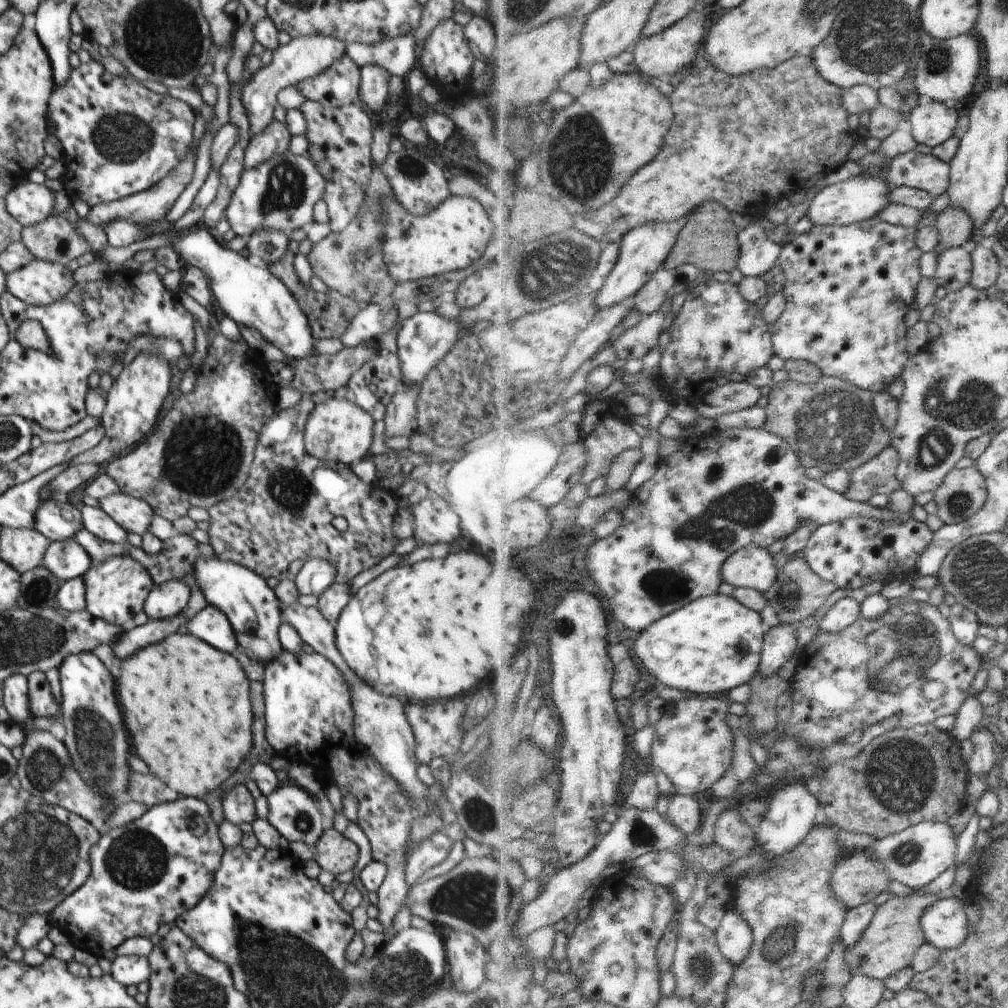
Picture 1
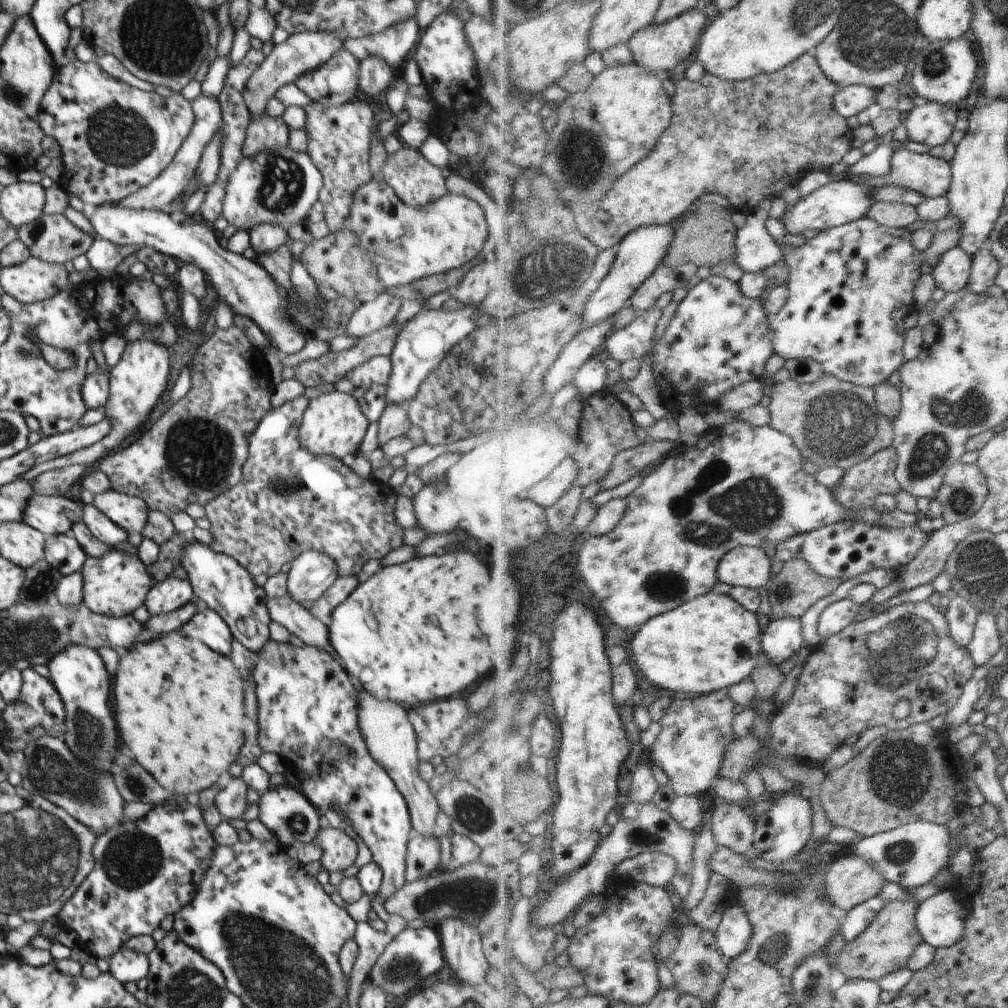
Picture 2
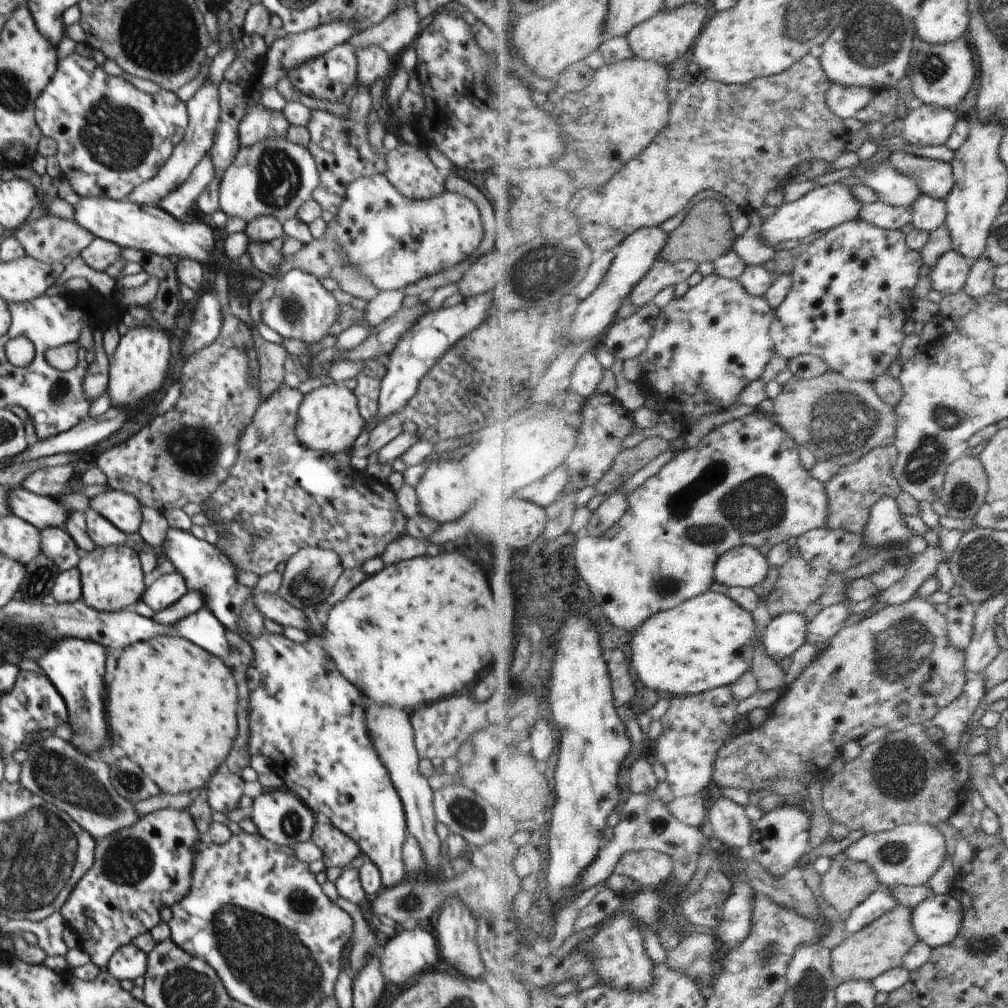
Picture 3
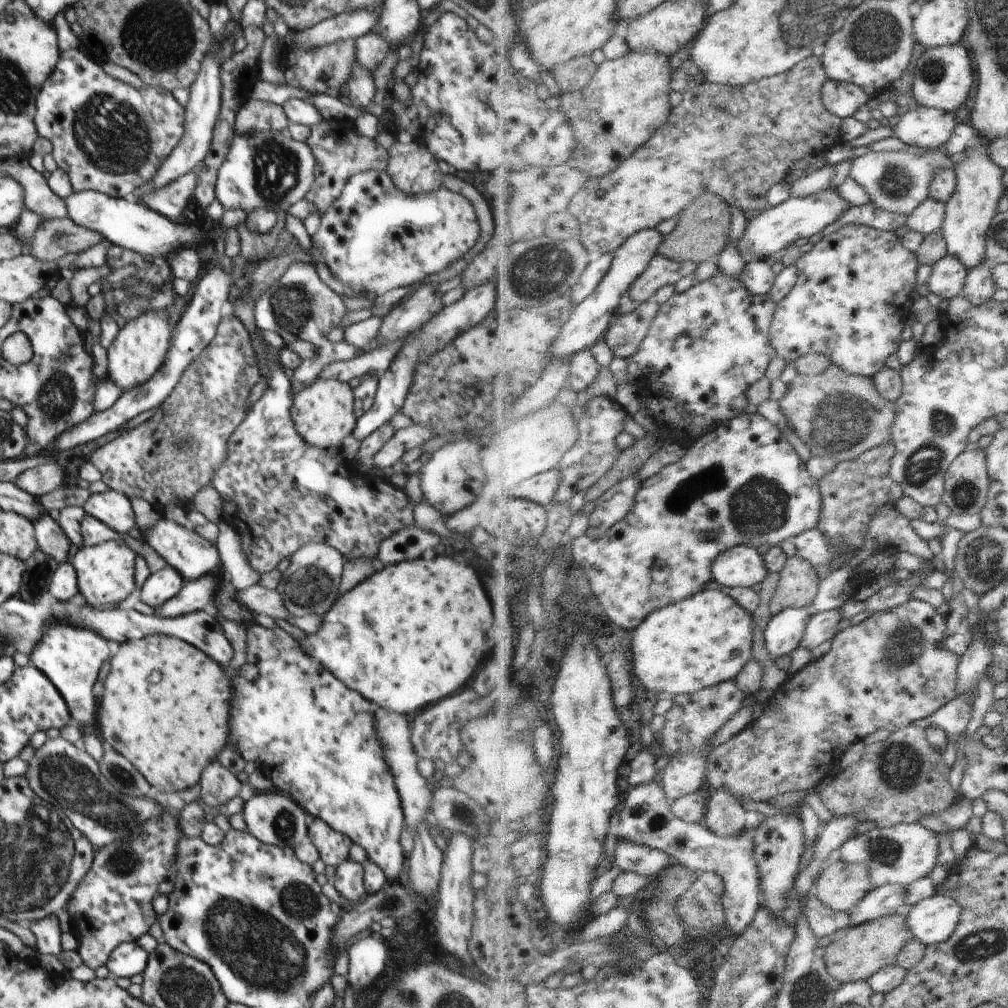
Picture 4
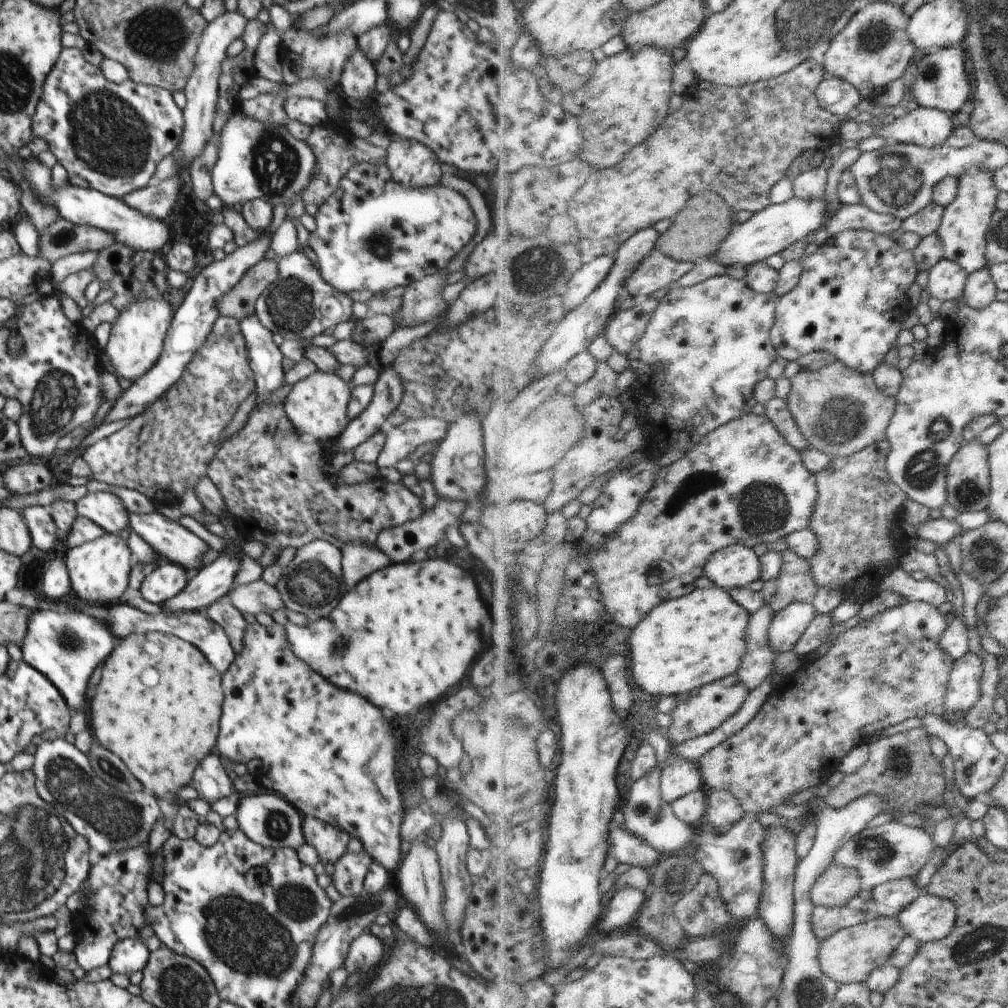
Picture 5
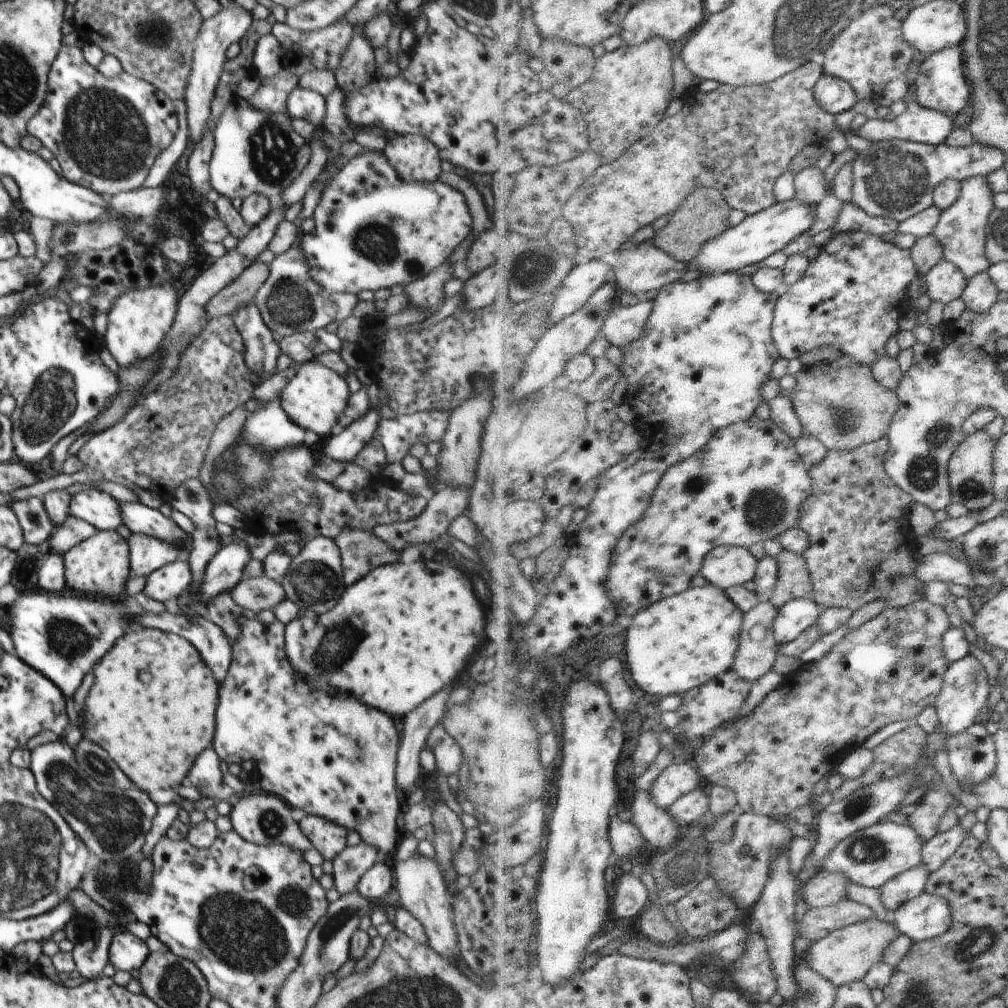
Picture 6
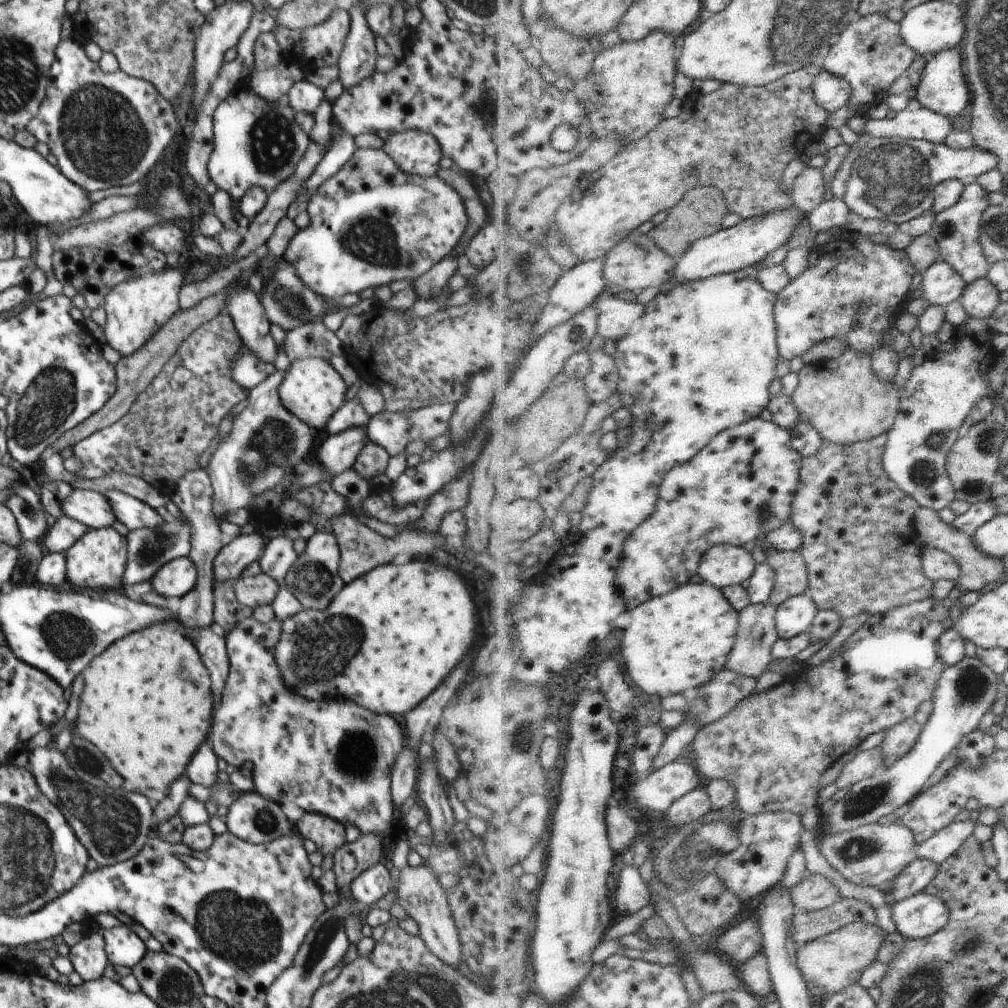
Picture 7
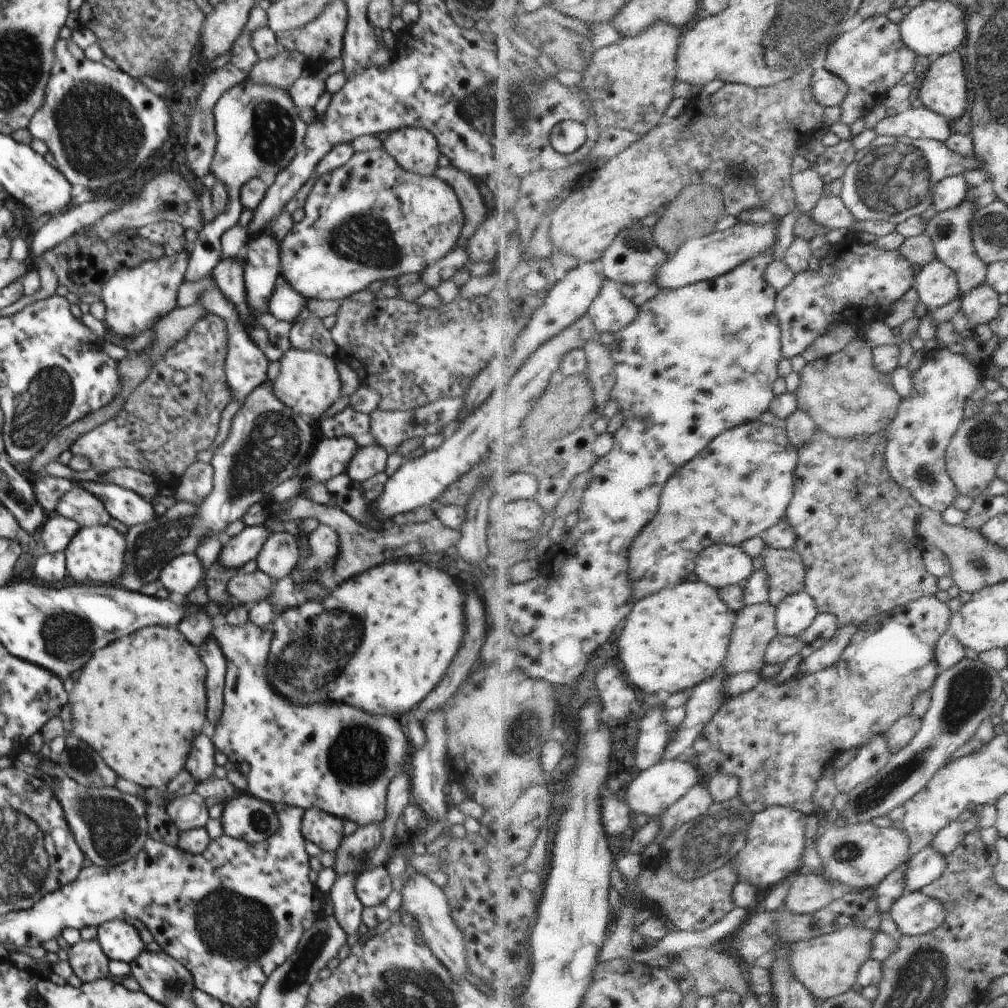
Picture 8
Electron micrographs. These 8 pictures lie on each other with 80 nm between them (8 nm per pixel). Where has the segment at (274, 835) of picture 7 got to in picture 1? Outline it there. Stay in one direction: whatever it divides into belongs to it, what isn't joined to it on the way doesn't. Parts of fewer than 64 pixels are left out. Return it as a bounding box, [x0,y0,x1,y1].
[268,782,323,850]

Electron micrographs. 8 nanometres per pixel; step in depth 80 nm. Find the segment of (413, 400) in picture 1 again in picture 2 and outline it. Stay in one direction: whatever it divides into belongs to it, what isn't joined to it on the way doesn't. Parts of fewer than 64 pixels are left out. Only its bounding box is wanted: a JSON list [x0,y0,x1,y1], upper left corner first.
[377,403,416,446]

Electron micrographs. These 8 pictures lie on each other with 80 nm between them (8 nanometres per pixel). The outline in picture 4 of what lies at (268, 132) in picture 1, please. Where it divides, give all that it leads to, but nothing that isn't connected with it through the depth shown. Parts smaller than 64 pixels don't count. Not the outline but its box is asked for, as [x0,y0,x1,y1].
[235,97,289,135]

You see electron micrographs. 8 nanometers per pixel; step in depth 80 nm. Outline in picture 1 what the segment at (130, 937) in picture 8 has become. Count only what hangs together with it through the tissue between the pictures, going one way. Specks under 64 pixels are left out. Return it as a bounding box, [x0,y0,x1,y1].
[111,956,151,987]

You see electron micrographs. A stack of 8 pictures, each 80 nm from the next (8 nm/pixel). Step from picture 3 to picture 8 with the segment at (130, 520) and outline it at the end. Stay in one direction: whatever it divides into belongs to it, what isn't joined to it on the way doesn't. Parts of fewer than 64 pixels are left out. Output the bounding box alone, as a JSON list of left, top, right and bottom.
[55,484,111,527]

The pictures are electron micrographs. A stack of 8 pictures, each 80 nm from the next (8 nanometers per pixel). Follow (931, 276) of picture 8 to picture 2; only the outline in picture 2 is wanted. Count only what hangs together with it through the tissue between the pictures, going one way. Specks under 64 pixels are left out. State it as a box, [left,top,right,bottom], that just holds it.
[932,245,974,294]

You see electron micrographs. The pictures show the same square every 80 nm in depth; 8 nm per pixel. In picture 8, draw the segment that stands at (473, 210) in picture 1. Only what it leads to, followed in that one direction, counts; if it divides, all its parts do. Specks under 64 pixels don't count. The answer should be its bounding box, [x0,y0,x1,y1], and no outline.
[279,146,465,300]

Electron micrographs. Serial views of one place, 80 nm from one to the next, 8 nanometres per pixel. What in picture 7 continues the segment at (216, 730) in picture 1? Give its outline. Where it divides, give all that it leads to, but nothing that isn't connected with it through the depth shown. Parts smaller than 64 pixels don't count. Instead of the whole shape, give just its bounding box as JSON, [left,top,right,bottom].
[80,621,215,791]

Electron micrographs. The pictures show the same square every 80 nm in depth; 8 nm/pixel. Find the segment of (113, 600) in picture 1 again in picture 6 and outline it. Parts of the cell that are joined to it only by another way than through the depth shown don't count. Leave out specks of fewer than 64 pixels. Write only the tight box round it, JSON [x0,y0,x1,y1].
[62,531,129,600]

